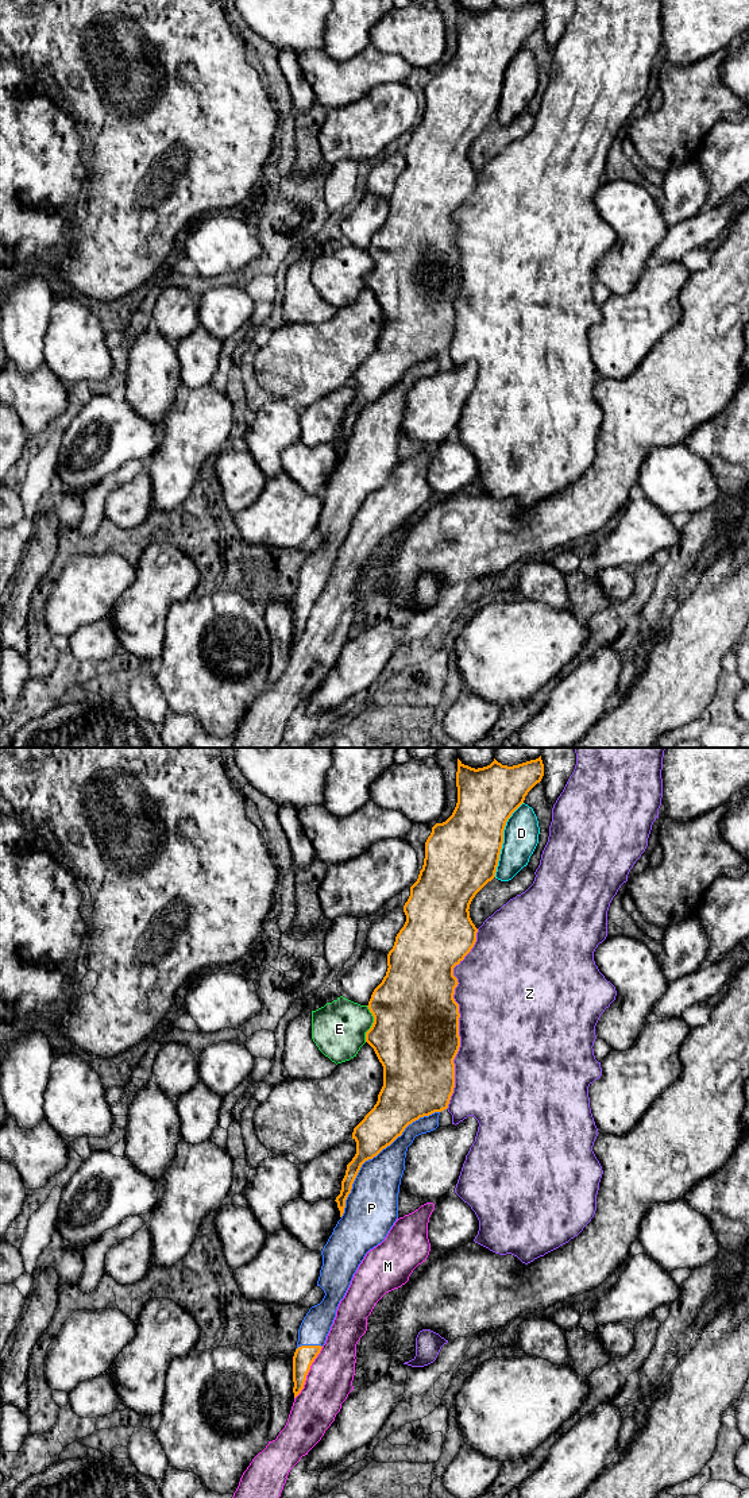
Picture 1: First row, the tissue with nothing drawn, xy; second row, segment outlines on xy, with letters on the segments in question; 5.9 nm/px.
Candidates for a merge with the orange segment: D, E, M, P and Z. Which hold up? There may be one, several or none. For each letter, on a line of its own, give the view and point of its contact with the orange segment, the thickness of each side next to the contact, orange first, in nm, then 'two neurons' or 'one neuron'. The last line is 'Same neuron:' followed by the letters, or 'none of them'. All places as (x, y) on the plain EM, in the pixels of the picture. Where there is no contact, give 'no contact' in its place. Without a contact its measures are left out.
D: meets orange in xy at (502, 84); 440 nm thick on the orange side, 200 nm on the other; two neurons
E: meets orange in xy at (373, 267); 500 nm thick on the orange side, 320 nm on the other; two neurons
M: meets orange in xy at (308, 616); 120 nm thick on the orange side, 280 nm on the other; two neurons
P: meets orange in xy at (375, 400); 240 nm thick on the orange side, 280 nm on the other; one neuron
Z: meets orange in xy at (458, 263); 500 nm thick on the orange side, 480 nm on the other; two neurons
Same neuron: P

